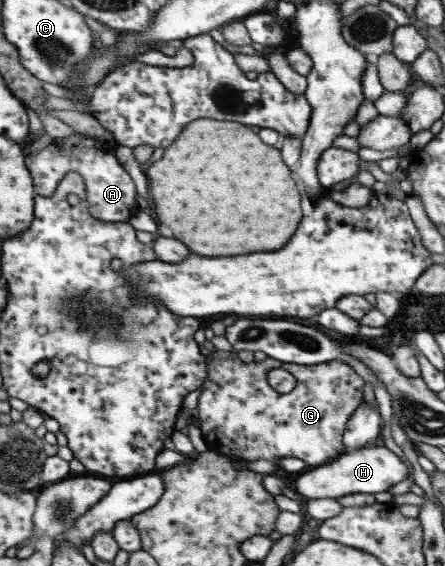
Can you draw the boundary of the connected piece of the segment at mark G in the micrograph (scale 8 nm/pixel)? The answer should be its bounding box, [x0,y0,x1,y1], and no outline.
[198,351,365,468]

